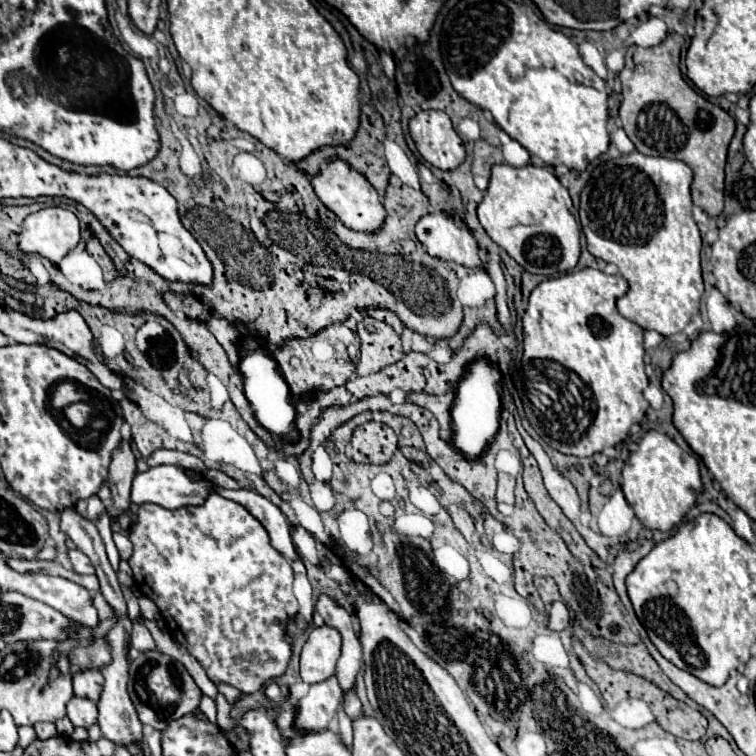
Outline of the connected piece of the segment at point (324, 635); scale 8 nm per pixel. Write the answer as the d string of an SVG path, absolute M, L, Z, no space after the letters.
M326 625L312 629L300 653L300 675L304 683L320 683L334 675L340 645L342 641L336 629Z

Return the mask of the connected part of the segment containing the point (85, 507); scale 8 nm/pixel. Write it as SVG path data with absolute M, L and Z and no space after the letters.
M94 495L94 497L90 497L90 499L80 501L80 503L76 505L76 511L78 511L84 519L88 519L88 521L98 521L98 517L106 511L106 507L104 507L102 501Z

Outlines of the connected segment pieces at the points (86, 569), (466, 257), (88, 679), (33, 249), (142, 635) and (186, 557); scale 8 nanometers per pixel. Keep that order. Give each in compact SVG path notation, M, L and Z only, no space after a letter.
M80 549L68 551L68 557L70 557L72 567L74 567L76 573L84 573L84 575L92 575L92 573L94 573L94 567L92 567L90 559L88 559Z
M446 211L424 215L416 223L416 235L432 257L468 267L482 267L480 249L474 235L468 229L458 227L454 217Z
M82 671L74 675L74 695L90 701L100 699L100 689L104 685L104 677L98 671Z
M50 207L30 213L22 231L18 233L18 249L26 255L42 255L52 265L78 245L80 225L72 211L62 207Z
M134 623L132 635L130 635L130 643L132 643L132 647L136 647L138 651L150 651L150 649L156 649L150 631L148 631L142 623Z
M216 493L208 495L202 507L176 511L144 503L138 509L138 521L130 533L130 541L134 553L128 563L142 595L158 605L166 625L170 625L168 631L172 637L186 645L212 683L226 683L248 695L260 691L270 679L284 675L292 655L292 639L288 637L286 623L300 609L292 593L294 571L270 545L270 537L256 517L242 505Z

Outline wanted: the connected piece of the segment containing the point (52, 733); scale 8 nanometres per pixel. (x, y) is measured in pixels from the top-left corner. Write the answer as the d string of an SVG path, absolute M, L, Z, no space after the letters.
M36 723L36 737L38 739L48 739L48 737L56 737L56 725L54 723Z

